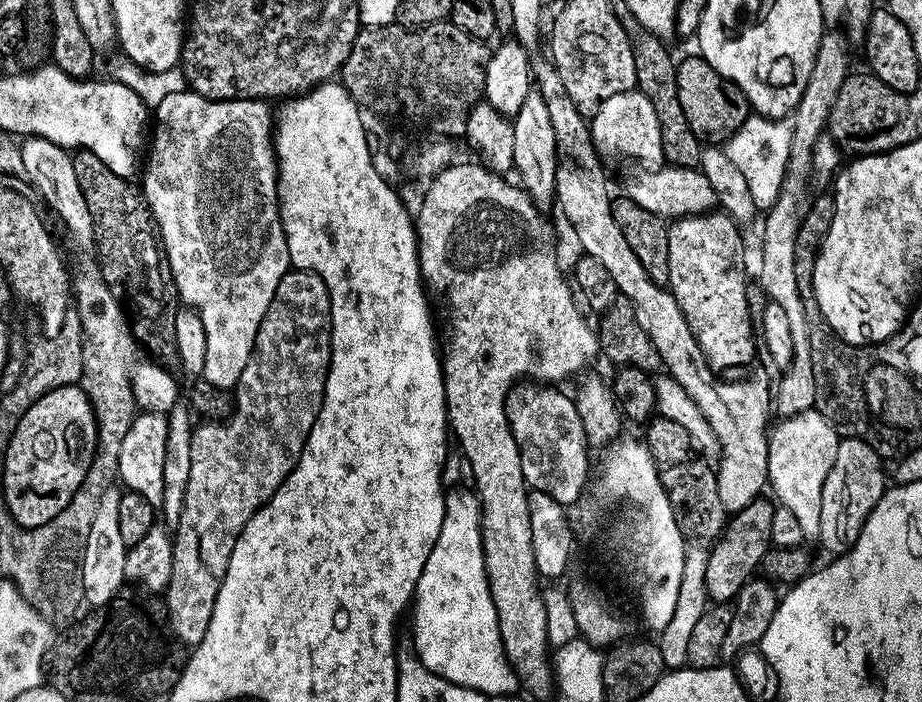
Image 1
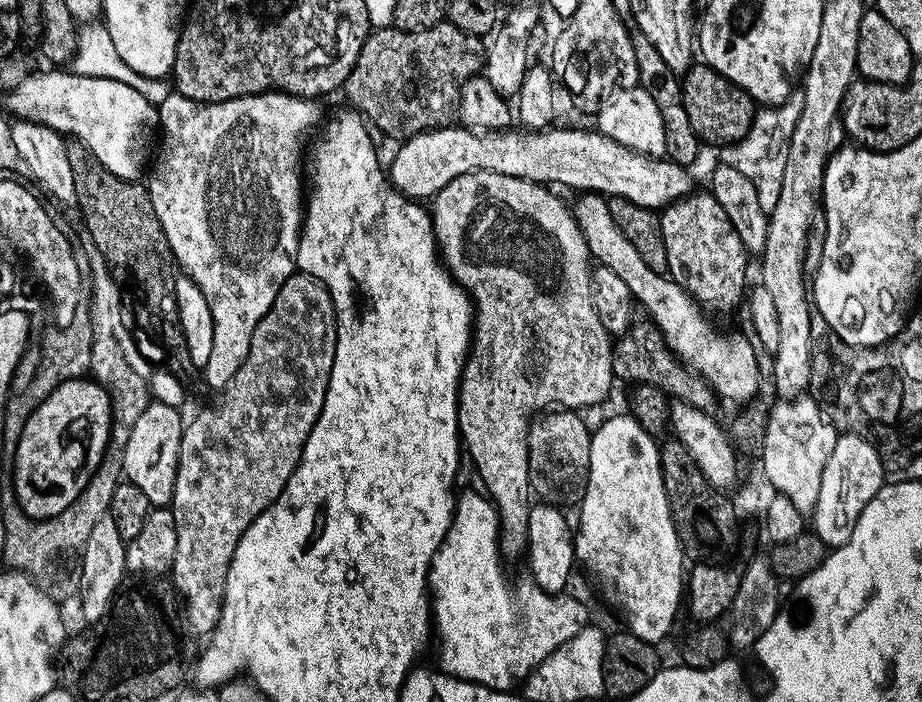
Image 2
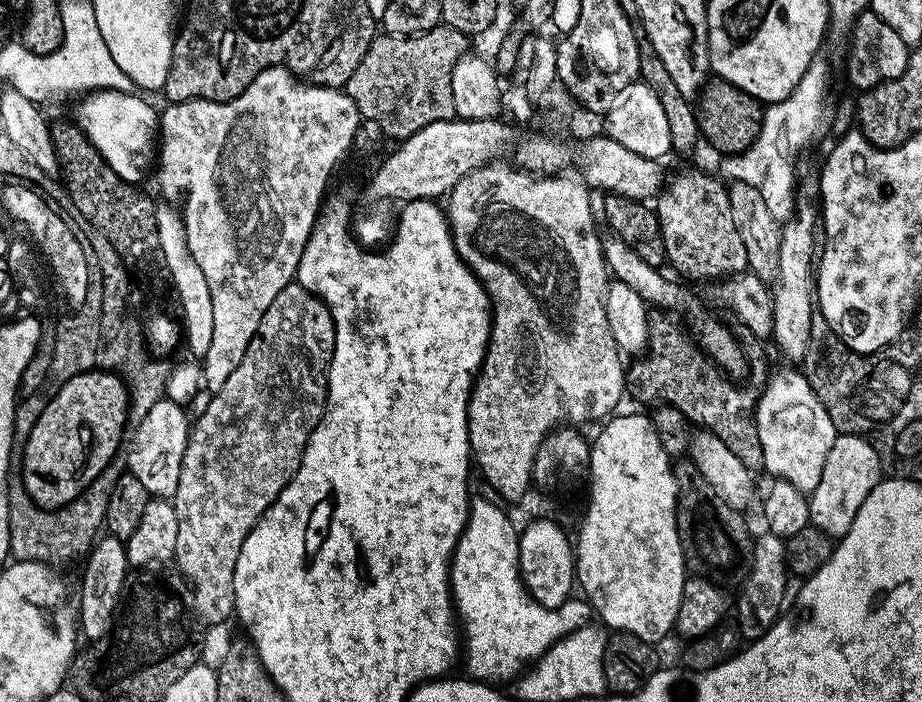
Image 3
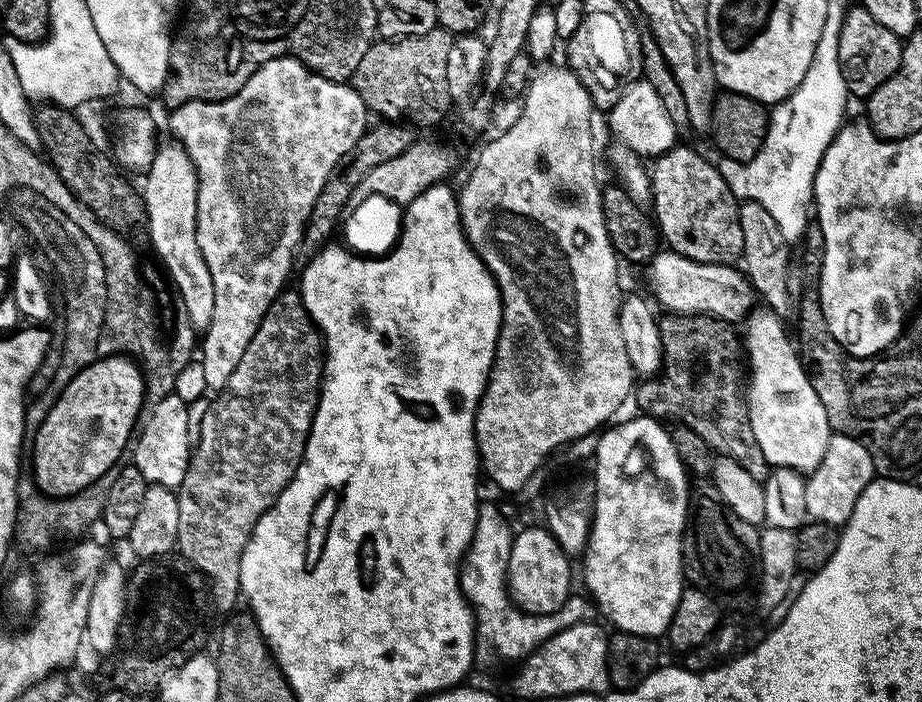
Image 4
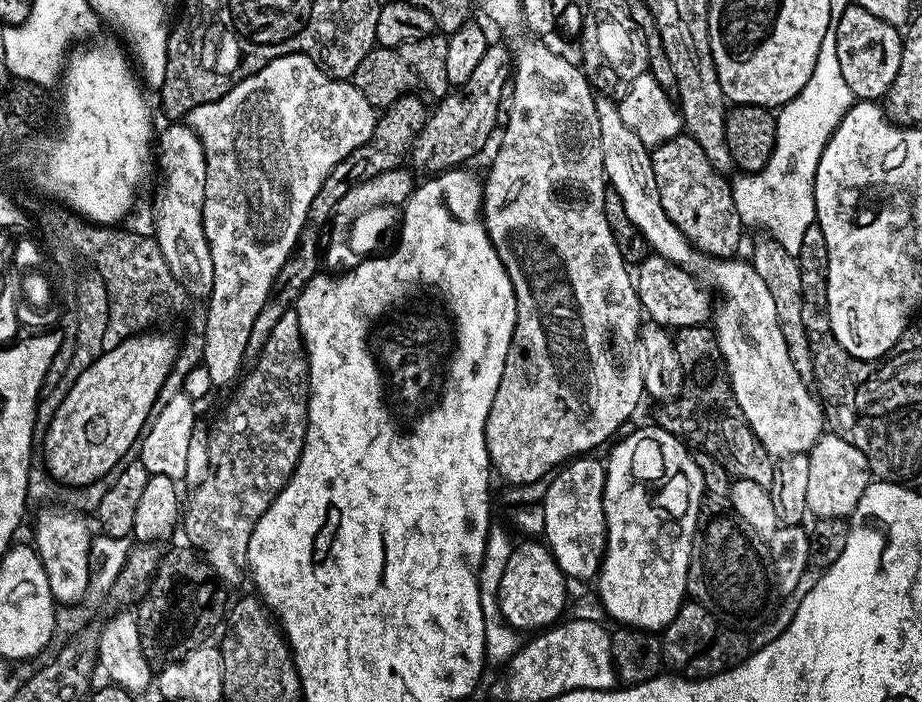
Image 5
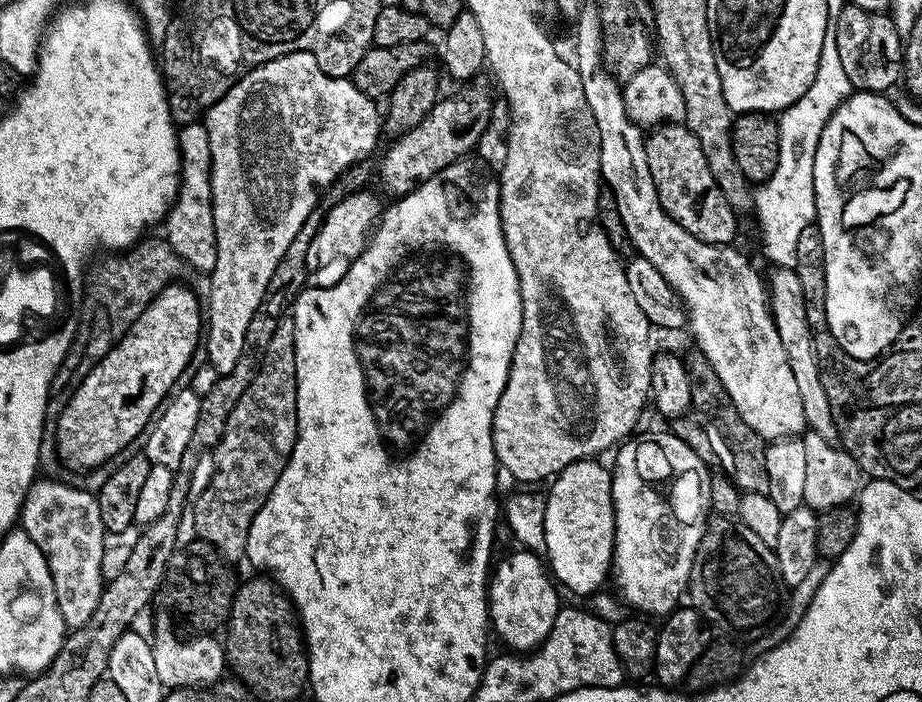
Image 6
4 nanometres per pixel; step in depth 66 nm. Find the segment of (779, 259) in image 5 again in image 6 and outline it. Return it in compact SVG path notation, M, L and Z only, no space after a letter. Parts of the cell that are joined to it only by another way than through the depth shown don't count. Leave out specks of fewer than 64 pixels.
M776 266L771 270L773 272L772 284L770 280L770 307L774 326L778 330L778 338L782 338L782 350L786 350L790 370L794 370L798 394L802 398L802 410L806 410L806 425L822 438L835 441L838 436L836 423L827 394L823 390L823 380L819 377L818 358L815 356L811 326L806 320L806 304L803 301L802 285L798 274L791 268Z

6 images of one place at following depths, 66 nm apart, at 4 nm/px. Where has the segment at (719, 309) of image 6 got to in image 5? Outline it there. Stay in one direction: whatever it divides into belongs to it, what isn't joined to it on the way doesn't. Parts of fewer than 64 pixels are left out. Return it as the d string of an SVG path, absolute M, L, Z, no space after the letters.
M597 99L596 109L604 151L604 175L611 191L622 198L626 218L630 218L655 255L688 269L701 281L709 280L704 282L711 285L714 292L716 287L720 295L720 304L718 300L714 308L716 350L750 430L773 458L793 456L799 452L807 454L825 431L826 412L798 370L794 370L794 362L790 362L786 338L782 338L782 329L778 327L778 310L774 310L774 298L766 282L758 278L758 270L754 270L747 259L707 256L688 243L678 226L666 218L666 210L662 210L649 145L643 144L638 134L622 122L615 99Z

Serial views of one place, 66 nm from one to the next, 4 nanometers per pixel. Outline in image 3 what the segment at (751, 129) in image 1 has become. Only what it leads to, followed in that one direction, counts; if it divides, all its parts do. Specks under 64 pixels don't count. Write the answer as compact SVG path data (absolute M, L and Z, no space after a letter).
M823 58L813 60L812 65L802 74L802 82L784 100L765 107L762 130L758 138L745 152L737 156L724 156L720 168L729 181L746 182L762 194L770 214L781 222L792 219L798 203L796 159L800 151L811 142L820 128L824 116L824 91L828 88L828 64Z

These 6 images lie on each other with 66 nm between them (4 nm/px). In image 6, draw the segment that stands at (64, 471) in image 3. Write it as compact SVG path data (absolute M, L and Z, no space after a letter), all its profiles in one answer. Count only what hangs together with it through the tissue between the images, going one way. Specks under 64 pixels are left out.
M173 282L168 284L161 290L160 295L156 296L150 302L150 306L142 315L139 316L133 324L124 331L124 333L113 343L109 352L97 361L93 369L90 370L88 375L81 384L75 385L71 389L68 401L66 402L65 409L61 414L61 418L58 419L57 426L57 454L61 461L70 469L72 468L84 468L83 470L91 470L98 467L100 464L104 464L108 460L114 458L116 454L124 447L128 446L130 442L133 442L134 438L137 438L138 434L144 430L147 423L154 420L154 417L161 411L162 405L169 399L170 393L175 386L175 380L180 377L182 370L184 370L191 360L191 356L194 354L194 350L202 342L202 300L195 296L190 289L180 282Z

